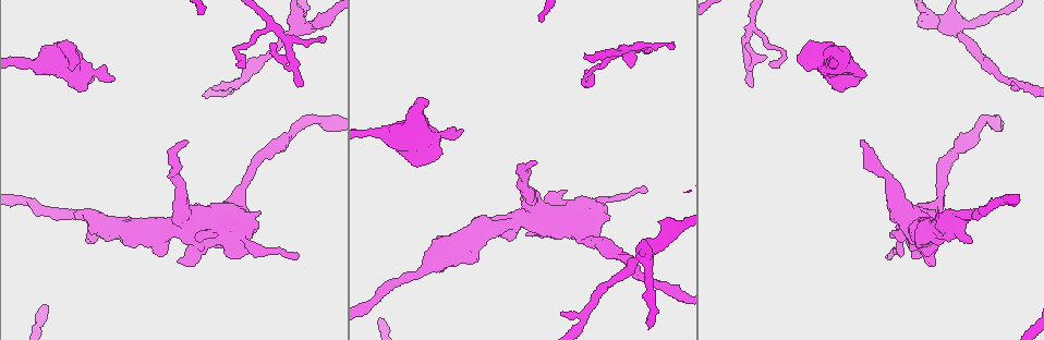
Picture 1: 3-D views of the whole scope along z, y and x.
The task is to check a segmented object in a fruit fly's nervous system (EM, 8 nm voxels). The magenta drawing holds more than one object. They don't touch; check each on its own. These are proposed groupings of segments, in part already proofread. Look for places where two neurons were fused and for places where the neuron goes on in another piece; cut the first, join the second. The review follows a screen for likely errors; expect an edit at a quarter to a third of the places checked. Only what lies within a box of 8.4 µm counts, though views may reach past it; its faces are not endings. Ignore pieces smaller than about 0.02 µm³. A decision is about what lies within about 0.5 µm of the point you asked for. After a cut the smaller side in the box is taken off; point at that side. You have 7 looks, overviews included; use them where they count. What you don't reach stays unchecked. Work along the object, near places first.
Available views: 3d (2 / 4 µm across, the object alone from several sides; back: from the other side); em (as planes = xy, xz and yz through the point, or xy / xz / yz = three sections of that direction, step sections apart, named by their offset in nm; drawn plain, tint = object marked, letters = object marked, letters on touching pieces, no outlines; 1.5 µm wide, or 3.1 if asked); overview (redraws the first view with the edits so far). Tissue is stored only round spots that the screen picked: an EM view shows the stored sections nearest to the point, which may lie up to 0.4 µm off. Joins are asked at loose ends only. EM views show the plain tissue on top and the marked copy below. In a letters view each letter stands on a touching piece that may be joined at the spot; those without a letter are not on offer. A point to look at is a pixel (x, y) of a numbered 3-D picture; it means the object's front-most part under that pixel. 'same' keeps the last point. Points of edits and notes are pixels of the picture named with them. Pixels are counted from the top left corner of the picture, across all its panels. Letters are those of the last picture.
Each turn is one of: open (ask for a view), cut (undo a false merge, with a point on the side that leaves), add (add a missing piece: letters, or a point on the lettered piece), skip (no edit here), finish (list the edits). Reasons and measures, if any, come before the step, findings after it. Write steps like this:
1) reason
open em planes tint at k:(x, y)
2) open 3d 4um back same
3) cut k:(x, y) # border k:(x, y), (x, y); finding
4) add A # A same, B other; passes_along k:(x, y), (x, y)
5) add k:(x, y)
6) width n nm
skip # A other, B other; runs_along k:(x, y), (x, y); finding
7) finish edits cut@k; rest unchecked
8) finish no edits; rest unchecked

arms part here
open em planes letters at 1:(623, 48)

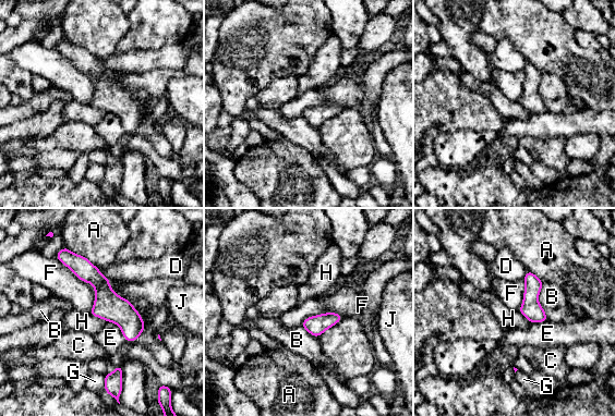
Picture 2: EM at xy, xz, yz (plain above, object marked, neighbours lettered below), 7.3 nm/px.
longest_contact F 420 nm
skip # A other, B other, C other, D other, E other, F other, G other, H other, J other; runs_along 2:(80, 261), (131, 323), (132, 338); one neuron here

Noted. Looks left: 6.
free end
open em planes letters at 1:(295, 257)

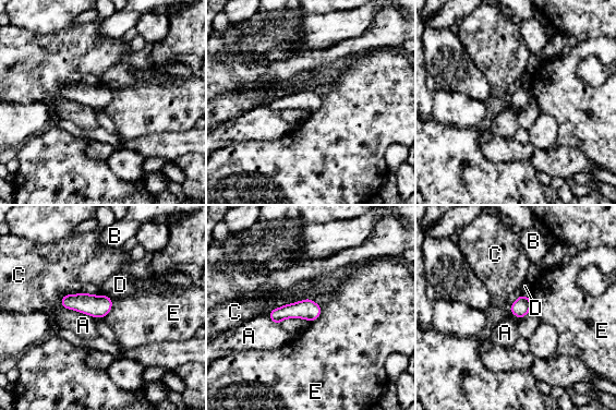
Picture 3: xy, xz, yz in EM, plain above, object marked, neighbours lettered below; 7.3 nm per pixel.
longest_contact A 260 nm
skip # A other, B other, C other, D other, E other; border 3:(112, 300), (110, 311), (104, 317); no lettered piece goes on from it

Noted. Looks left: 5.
thin end
open 3d 4um at 1:(462, 132)

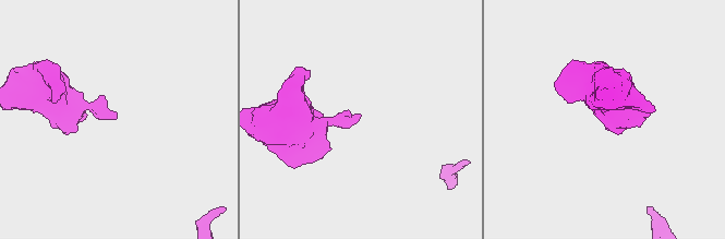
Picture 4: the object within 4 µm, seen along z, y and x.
open em yz step 4 letters at 4:(359, 119)

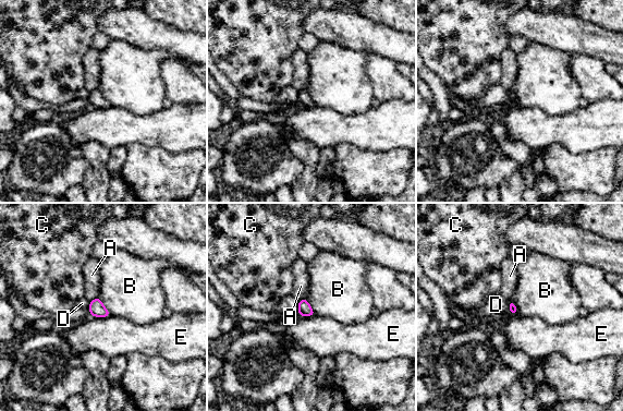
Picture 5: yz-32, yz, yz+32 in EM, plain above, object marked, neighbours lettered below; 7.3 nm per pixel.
cut it another way
open em planes letters same

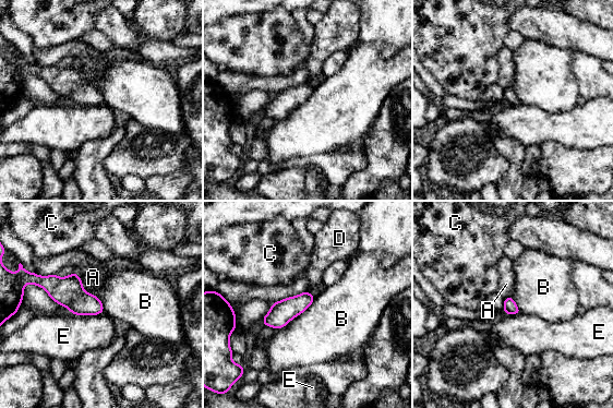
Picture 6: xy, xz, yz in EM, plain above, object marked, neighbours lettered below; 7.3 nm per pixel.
longest_contact B 380 nm
skip # A other, B other, C other, D other, E other; none of them fits

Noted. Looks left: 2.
finish no edits; rest unchecked

